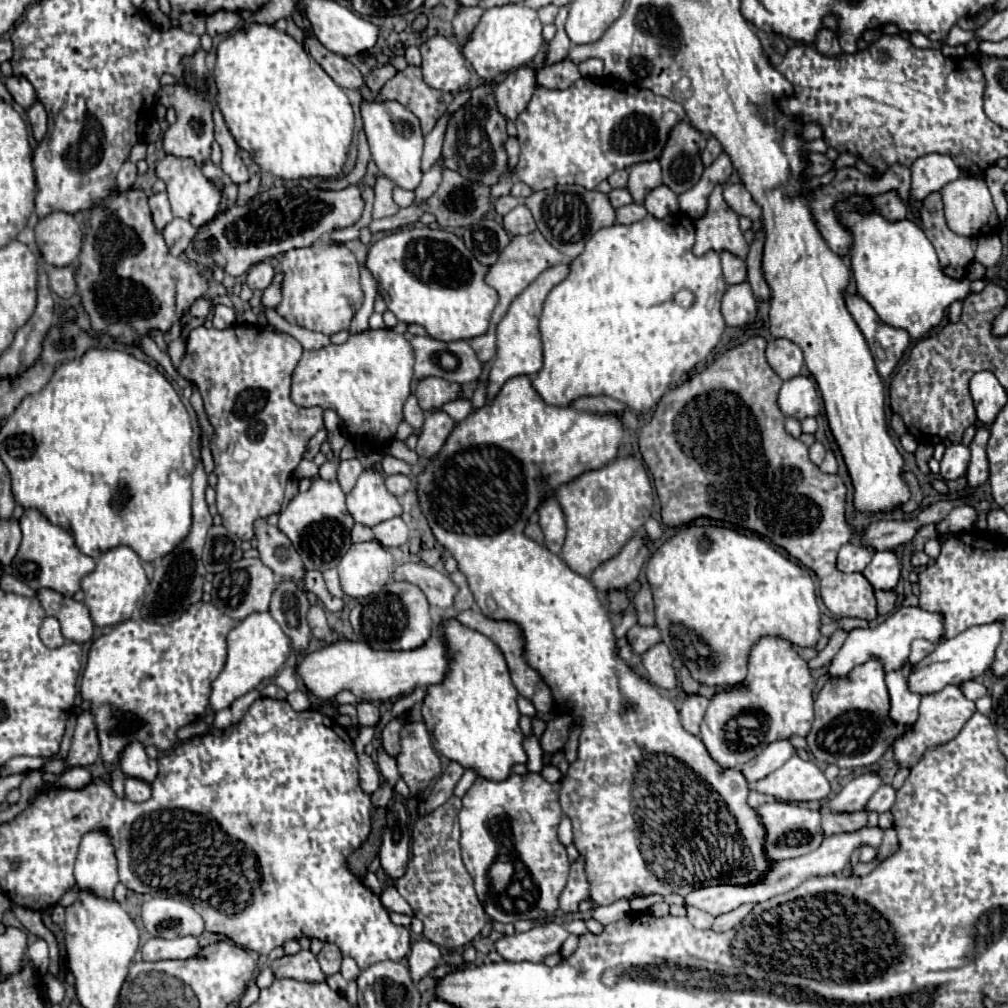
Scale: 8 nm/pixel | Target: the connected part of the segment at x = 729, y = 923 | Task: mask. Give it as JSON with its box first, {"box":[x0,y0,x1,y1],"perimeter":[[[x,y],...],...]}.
{"box":[713,903,753,931],"perimeter":[[[745,903],[741,907],[737,907],[735,911],[729,911],[729,913],[723,913],[719,917],[715,917],[715,923],[713,923],[713,929],[715,931],[729,931],[733,929],[737,923],[741,923],[741,919],[753,909],[751,903]]]}

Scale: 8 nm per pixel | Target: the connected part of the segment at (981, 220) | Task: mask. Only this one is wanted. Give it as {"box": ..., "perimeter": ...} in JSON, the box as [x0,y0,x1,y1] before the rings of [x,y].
{"box":[941,175,999,237],"perimeter":[[[961,175],[959,179],[947,183],[941,189],[941,197],[943,197],[943,205],[945,205],[947,225],[957,235],[975,237],[975,235],[981,235],[981,233],[991,233],[997,227],[997,223],[999,223],[997,221],[997,213],[995,213],[995,205],[993,205],[993,199],[991,199],[991,193],[987,189],[987,183],[981,181],[981,179]]]}

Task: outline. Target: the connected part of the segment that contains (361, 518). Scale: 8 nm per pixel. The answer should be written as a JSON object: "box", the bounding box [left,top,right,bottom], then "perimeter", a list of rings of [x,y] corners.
{"box":[347,469,401,527],"perimeter":[[[365,469],[347,493],[347,509],[357,523],[367,527],[401,515],[401,505],[397,497],[387,491],[385,477],[373,469]]]}

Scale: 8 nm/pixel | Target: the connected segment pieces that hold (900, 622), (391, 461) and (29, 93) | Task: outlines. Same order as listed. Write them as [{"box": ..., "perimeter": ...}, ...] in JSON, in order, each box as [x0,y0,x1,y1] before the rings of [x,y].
[{"box":[829,605,945,675],"perimeter":[[[909,605],[909,607],[899,607],[893,615],[887,617],[887,621],[883,621],[879,627],[875,629],[853,629],[847,637],[847,641],[843,643],[841,651],[835,655],[835,659],[829,665],[829,675],[847,675],[847,671],[851,671],[851,667],[855,667],[855,663],[865,663],[867,659],[871,659],[871,655],[883,659],[883,667],[885,671],[893,671],[895,667],[899,667],[899,663],[903,663],[903,659],[907,659],[909,655],[909,647],[913,639],[927,639],[931,643],[941,643],[943,641],[943,633],[945,633],[945,625],[943,625],[943,613],[937,611],[925,611],[917,605]]]},{"box":[383,455,411,475],"perimeter":[[[385,455],[383,457],[383,471],[387,475],[393,475],[393,473],[403,473],[403,475],[409,475],[411,473],[411,465],[401,461],[401,459],[395,459],[395,457],[389,457]]]},{"box":[5,75,35,109],"perimeter":[[[11,75],[11,77],[7,77],[7,81],[5,81],[5,85],[7,85],[7,91],[13,95],[13,99],[23,107],[23,109],[27,109],[33,101],[35,101],[35,89],[31,87],[31,83],[25,79],[25,77],[21,77],[21,75]]]}]

